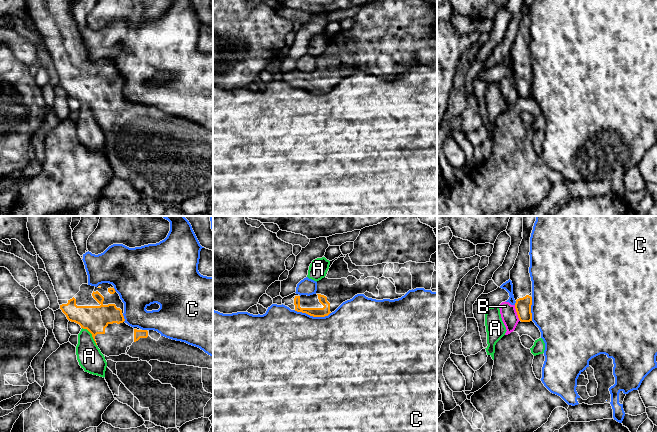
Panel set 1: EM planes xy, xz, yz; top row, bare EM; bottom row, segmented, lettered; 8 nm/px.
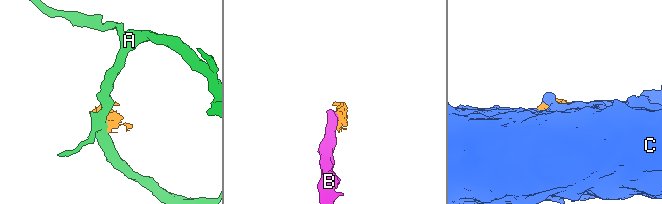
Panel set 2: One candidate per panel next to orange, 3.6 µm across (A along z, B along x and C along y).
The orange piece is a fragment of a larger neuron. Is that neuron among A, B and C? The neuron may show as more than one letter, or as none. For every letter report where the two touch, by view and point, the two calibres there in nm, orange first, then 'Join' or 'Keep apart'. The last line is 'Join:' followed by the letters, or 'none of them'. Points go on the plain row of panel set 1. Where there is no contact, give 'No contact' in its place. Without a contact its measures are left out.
A: Touches orange at xy (92, 111). Thickness 220 nm (orange) against 200 nm. Keep apart
B: Touches orange at yz (517, 89). Thickness 130 nm (orange) against 130 nm. Keep apart
C: Touches orange at xz (312, 91). Thickness 80 nm (orange) against 480 nm. Keep apart
Join: none of them

